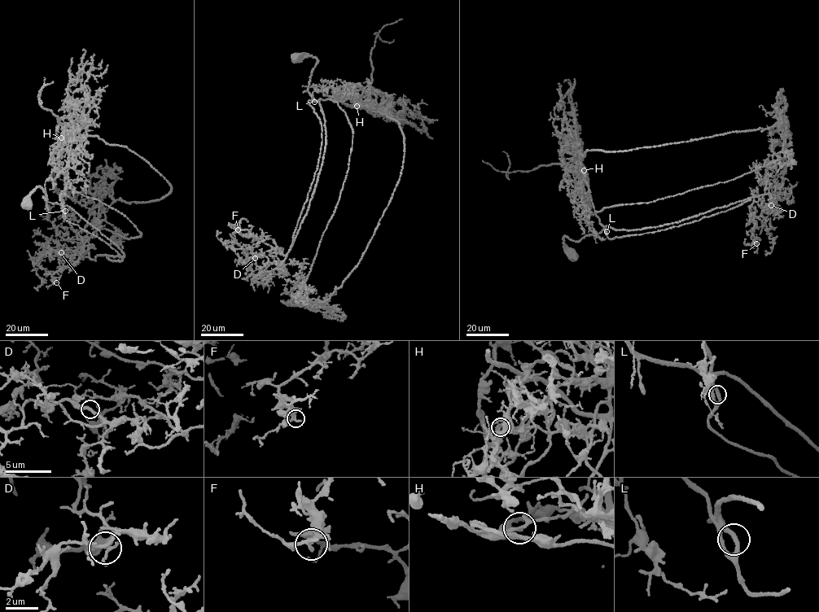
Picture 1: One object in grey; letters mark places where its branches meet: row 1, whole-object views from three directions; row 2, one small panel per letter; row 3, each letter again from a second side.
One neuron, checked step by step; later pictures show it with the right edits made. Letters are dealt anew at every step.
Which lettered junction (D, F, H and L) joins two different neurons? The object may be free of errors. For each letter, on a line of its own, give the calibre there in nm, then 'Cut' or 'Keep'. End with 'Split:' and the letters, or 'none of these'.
D: Thickness 240 nm. Keep
F: Thickness 240 nm. Keep
H: Thickness 240 nm. Cut
L: Thickness 280 nm. Keep
Split: H

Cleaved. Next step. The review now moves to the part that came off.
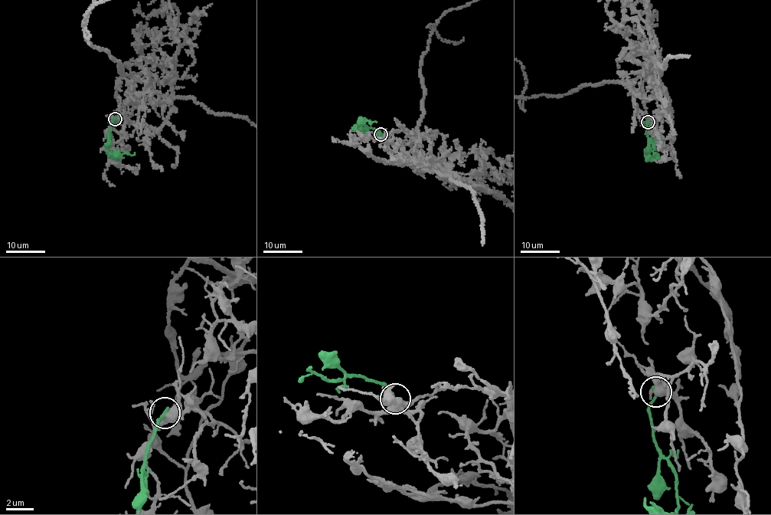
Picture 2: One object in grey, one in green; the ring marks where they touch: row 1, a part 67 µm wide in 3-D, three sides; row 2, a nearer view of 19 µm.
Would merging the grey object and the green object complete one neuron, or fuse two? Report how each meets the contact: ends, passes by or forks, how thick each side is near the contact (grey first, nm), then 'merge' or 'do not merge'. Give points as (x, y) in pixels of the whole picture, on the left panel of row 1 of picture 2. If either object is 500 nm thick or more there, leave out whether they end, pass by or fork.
grey passes by; green ends; calibres 480 and 240 nm; do not merge

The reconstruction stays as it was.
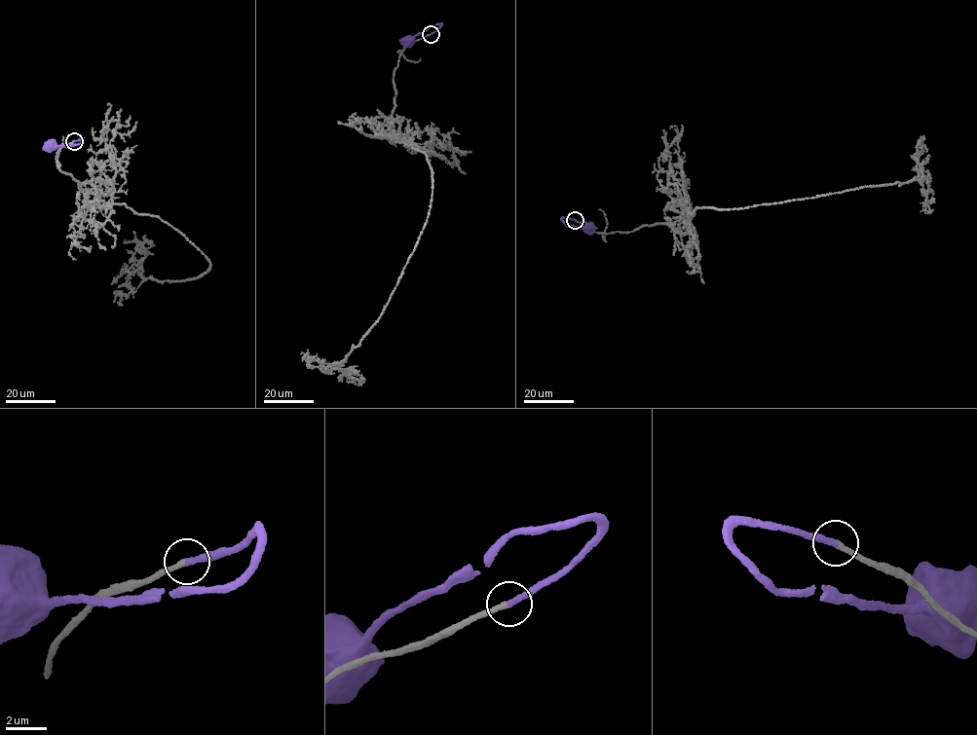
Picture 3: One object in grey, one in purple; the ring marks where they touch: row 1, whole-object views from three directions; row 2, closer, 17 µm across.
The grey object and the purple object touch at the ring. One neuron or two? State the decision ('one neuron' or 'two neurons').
one neuron

